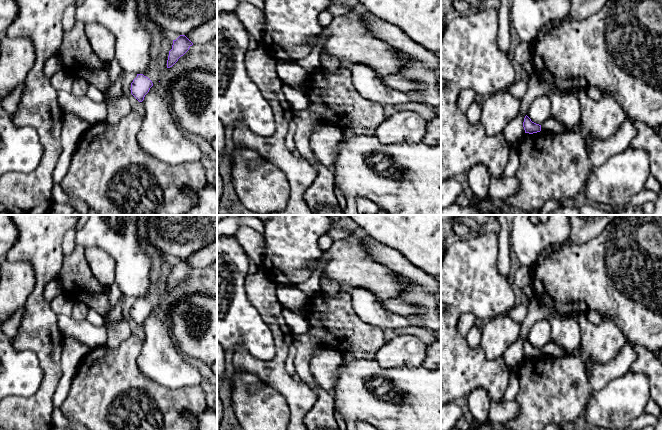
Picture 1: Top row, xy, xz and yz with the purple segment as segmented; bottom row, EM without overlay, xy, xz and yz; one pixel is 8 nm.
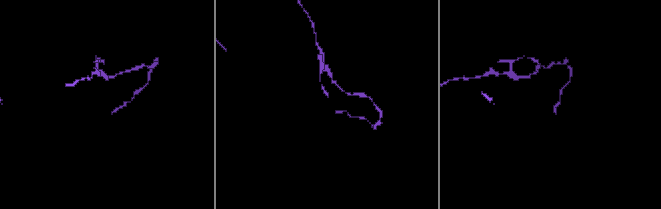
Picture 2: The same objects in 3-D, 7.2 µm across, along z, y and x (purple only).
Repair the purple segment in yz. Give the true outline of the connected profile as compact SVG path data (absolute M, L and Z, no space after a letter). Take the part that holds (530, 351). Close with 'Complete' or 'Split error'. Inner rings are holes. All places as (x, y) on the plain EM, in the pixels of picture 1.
M527 339L524 342L523 351L525 357L529 357L529 358L533 358L541 355L541 349L532 346Z. Complete

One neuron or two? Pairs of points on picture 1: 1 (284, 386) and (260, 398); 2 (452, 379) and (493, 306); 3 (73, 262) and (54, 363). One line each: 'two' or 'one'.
1: two
2: one
3: two

